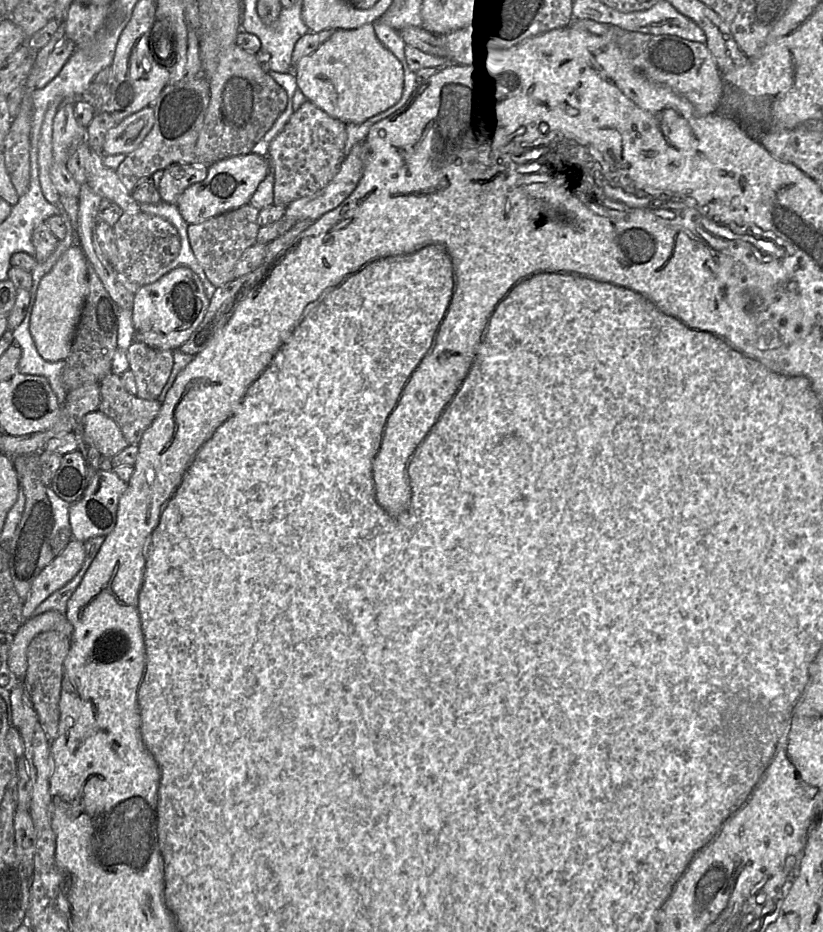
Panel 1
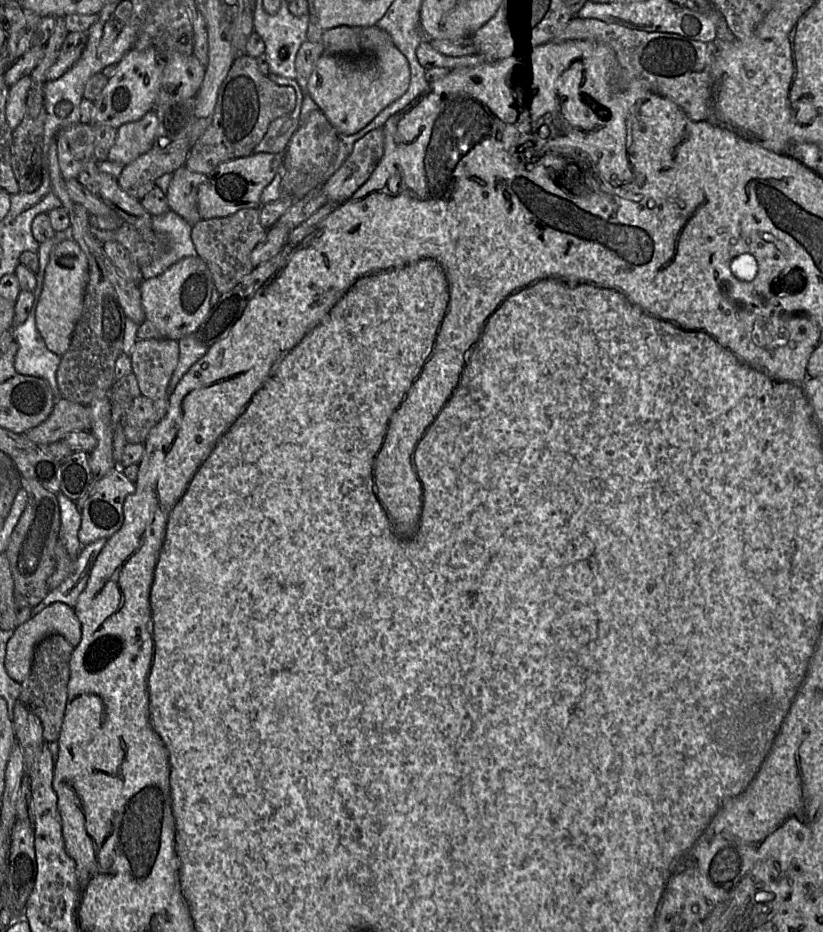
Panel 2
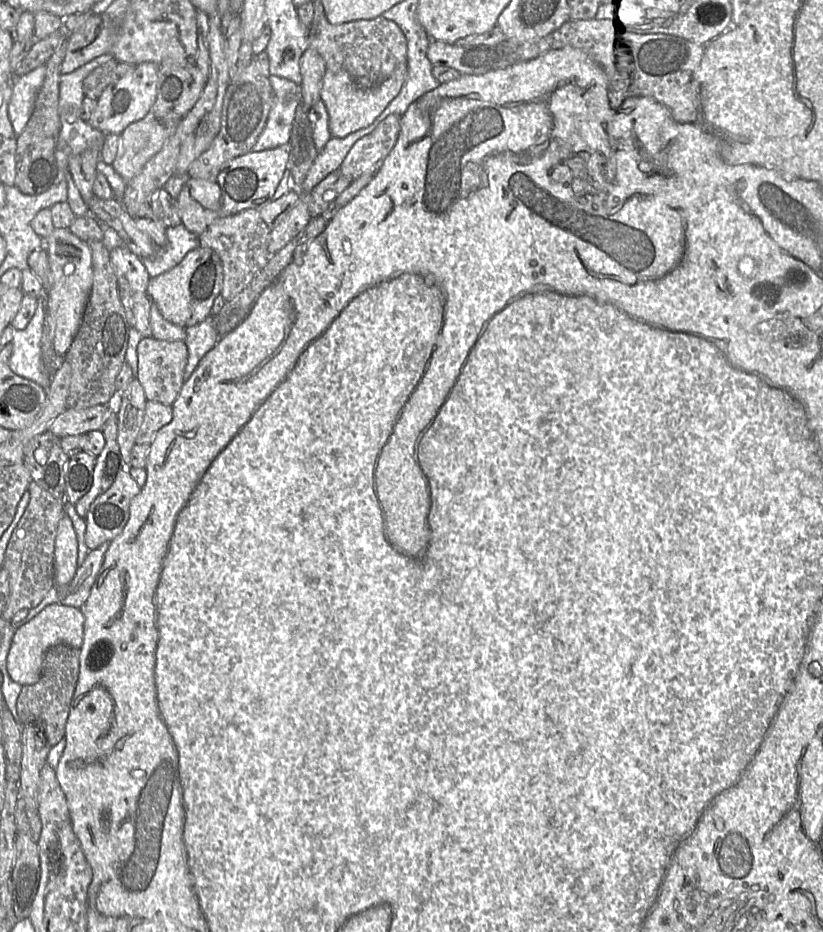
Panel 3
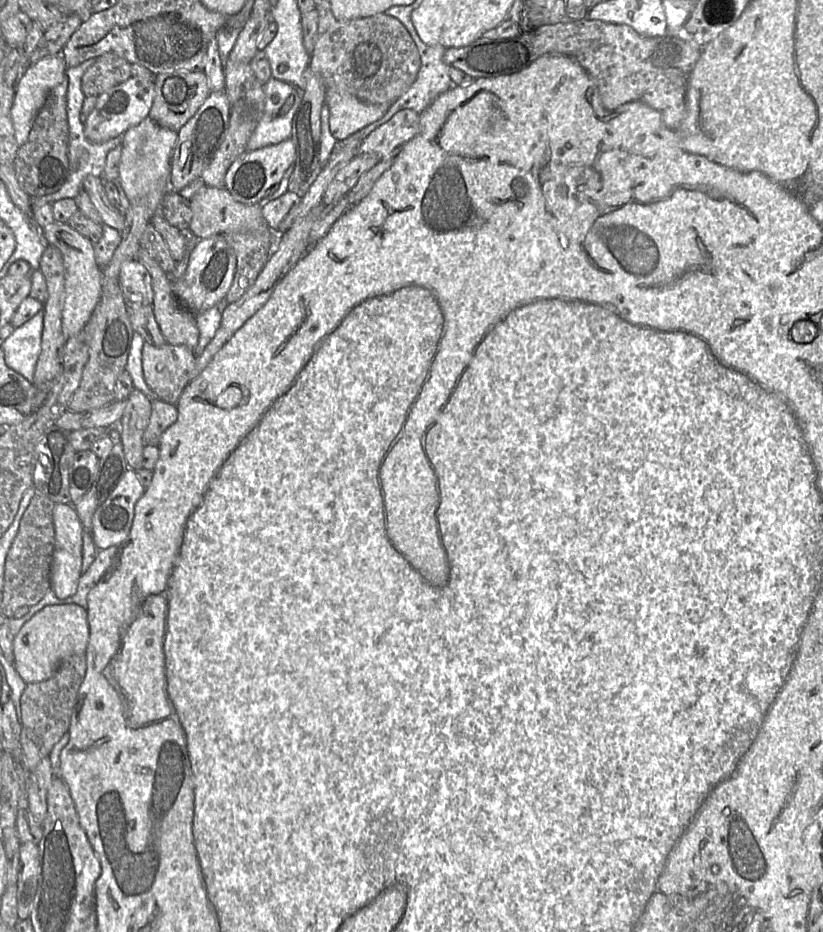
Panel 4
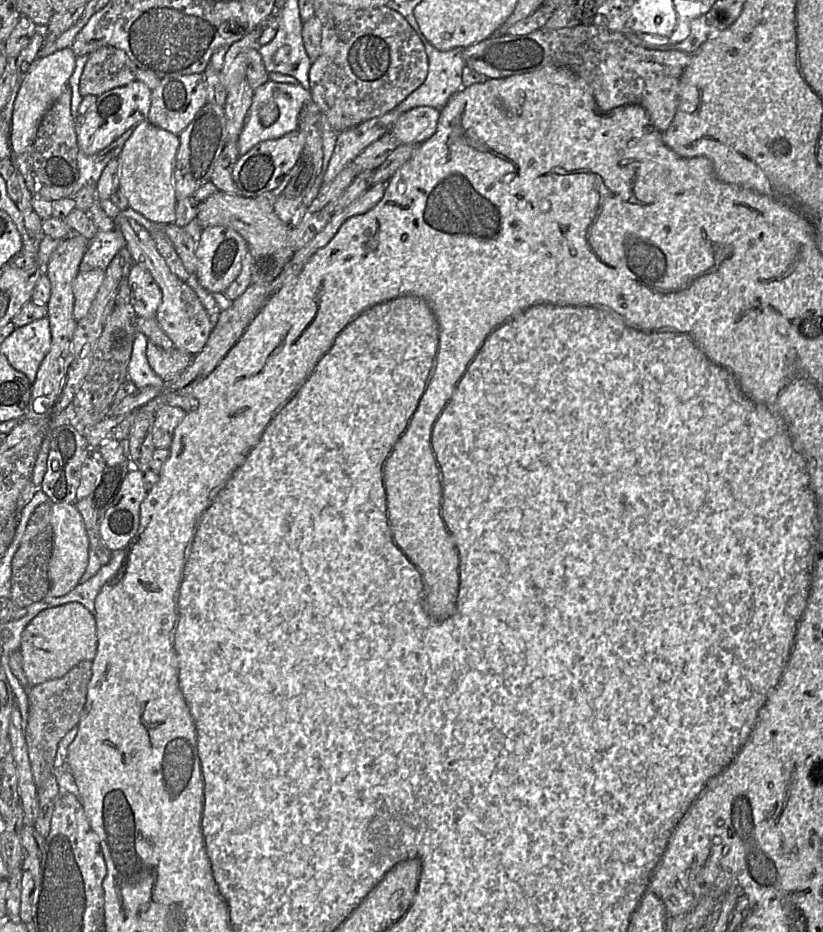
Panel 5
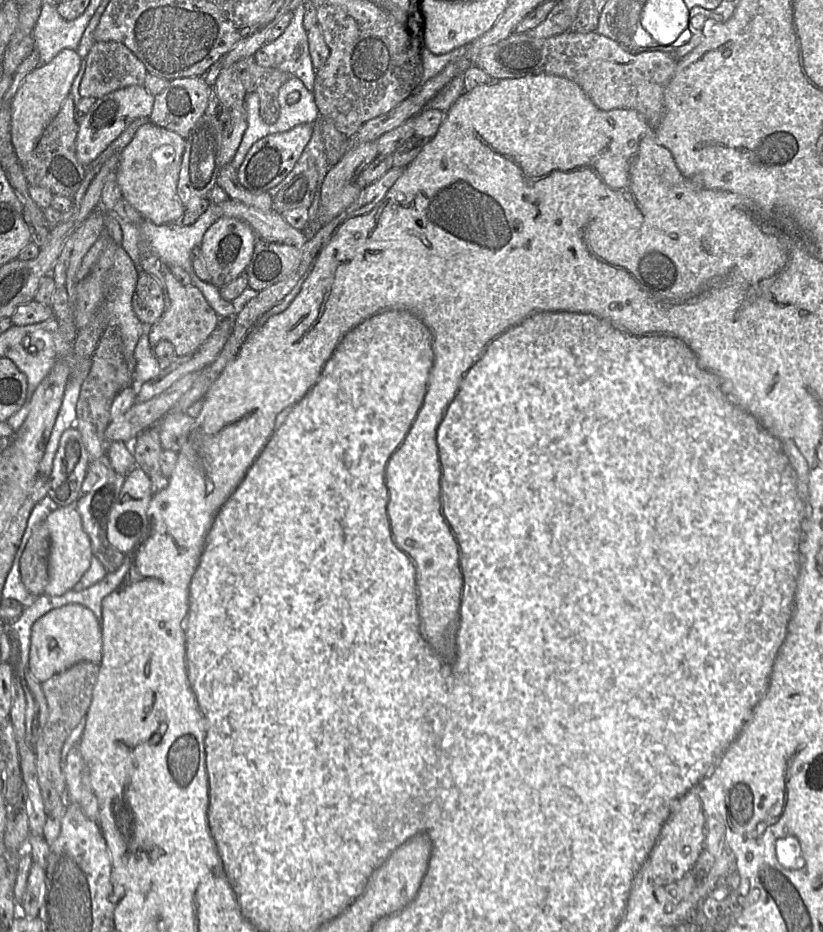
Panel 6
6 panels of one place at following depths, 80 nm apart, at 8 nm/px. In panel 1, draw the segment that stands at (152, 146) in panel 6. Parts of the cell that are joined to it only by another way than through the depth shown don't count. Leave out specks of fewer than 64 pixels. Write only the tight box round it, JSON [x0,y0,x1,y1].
[104,106,155,155]

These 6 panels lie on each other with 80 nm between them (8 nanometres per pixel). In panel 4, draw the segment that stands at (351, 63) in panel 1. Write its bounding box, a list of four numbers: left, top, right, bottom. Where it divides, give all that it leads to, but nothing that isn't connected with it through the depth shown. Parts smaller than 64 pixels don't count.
[325,90,392,141]

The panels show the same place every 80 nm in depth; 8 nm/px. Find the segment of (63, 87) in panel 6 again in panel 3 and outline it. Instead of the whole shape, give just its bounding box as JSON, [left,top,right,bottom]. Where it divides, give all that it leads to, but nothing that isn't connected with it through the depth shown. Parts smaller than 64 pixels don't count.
[8,65,46,137]

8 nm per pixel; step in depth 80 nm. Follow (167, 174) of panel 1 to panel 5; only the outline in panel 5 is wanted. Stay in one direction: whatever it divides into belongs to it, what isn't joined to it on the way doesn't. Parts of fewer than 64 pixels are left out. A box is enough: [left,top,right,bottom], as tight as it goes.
[195,191,294,284]

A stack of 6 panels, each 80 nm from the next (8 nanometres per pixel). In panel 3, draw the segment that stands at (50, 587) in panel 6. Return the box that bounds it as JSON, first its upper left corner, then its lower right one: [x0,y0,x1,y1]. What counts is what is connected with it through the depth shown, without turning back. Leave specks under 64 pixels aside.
[54,512,77,595]

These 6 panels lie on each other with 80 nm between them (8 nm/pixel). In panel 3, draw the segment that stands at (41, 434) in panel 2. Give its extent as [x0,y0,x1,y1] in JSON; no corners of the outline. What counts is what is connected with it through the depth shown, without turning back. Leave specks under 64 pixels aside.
[48,405,113,438]

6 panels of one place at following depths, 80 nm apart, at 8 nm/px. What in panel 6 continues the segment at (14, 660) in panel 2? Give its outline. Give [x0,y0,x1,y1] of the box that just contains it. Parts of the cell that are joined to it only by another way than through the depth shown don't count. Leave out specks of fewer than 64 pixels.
[29,604,102,683]

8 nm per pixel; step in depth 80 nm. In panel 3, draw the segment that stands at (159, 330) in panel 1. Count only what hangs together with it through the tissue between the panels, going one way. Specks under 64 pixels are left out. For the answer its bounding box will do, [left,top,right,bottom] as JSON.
[146,246,224,328]

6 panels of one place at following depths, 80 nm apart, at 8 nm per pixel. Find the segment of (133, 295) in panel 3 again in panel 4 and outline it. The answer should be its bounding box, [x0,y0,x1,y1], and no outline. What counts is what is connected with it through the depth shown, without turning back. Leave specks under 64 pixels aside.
[126,301,166,346]

